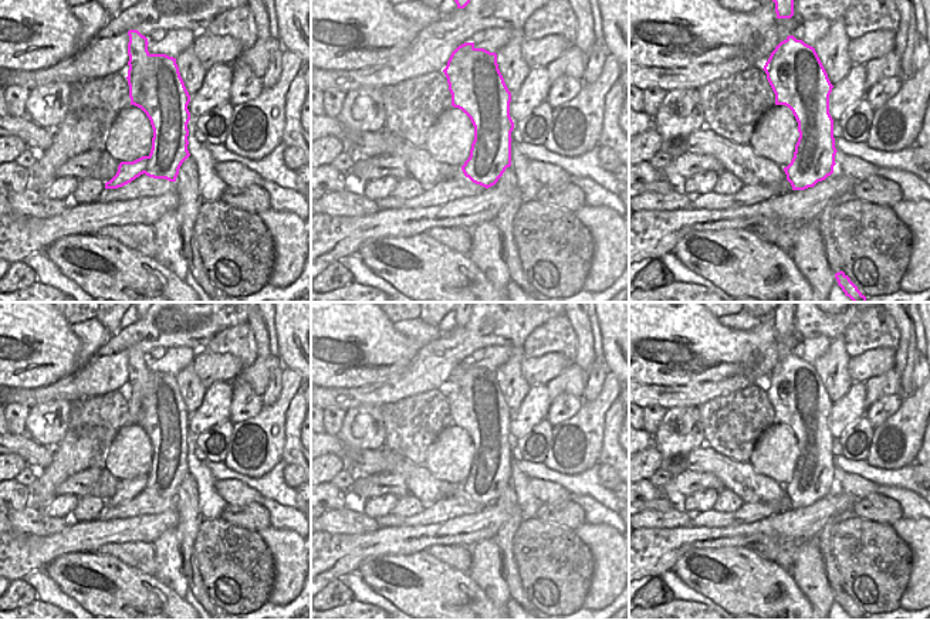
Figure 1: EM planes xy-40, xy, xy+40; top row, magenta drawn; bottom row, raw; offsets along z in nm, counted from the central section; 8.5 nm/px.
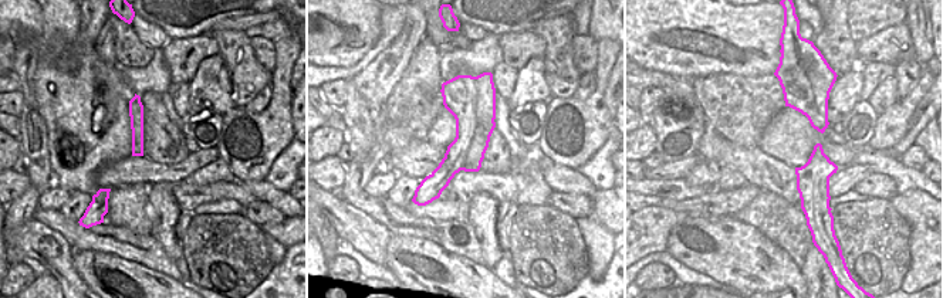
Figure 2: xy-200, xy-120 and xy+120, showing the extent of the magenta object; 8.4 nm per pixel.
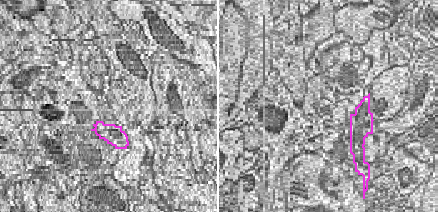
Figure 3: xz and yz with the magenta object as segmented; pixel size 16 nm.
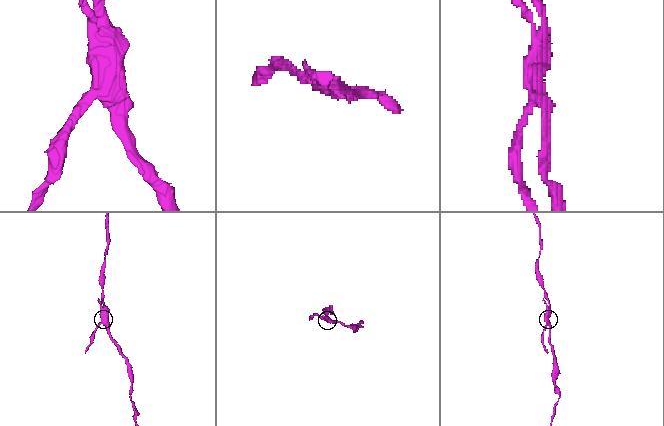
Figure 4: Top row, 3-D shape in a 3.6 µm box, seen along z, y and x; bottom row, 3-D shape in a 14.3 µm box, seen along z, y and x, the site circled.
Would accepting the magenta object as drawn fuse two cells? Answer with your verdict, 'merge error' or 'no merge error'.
merge error

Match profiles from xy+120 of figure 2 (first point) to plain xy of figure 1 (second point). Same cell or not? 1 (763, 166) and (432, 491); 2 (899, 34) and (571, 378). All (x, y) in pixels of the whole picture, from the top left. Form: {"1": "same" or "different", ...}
{"1": "same", "2": "different"}

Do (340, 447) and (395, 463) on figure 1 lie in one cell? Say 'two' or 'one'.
one

